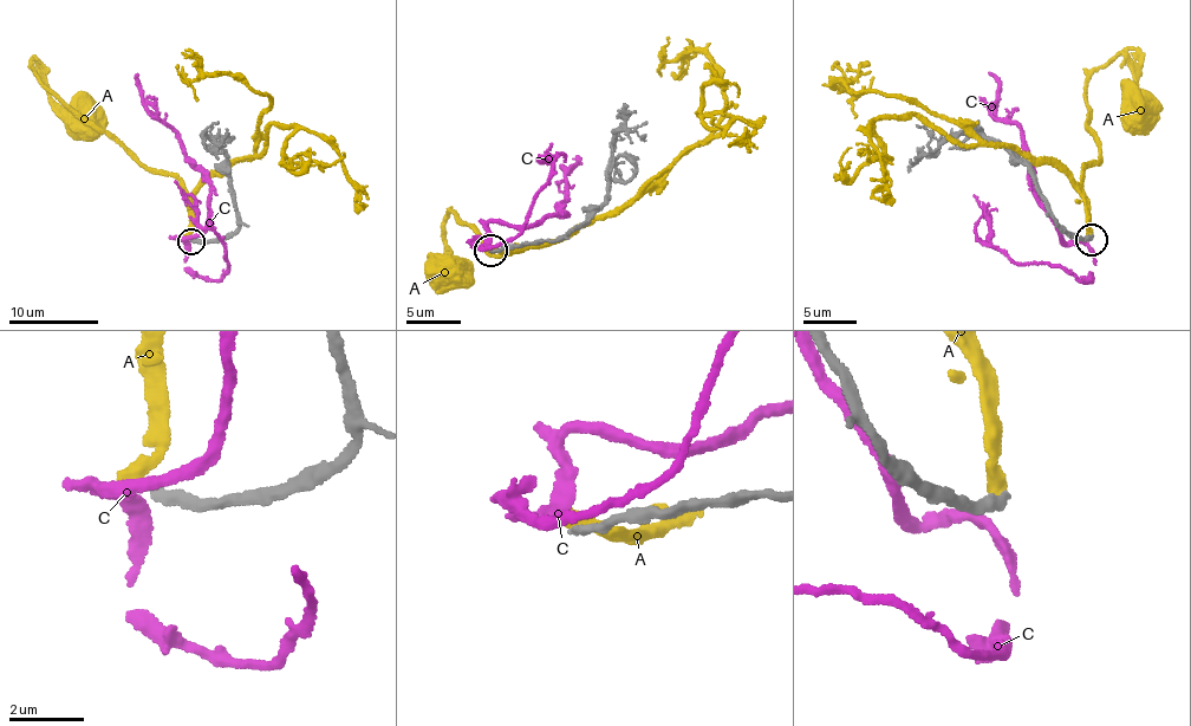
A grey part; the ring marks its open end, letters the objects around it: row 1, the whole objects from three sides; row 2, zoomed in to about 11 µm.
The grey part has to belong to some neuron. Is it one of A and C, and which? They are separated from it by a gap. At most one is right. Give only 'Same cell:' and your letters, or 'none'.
Same cell: C

